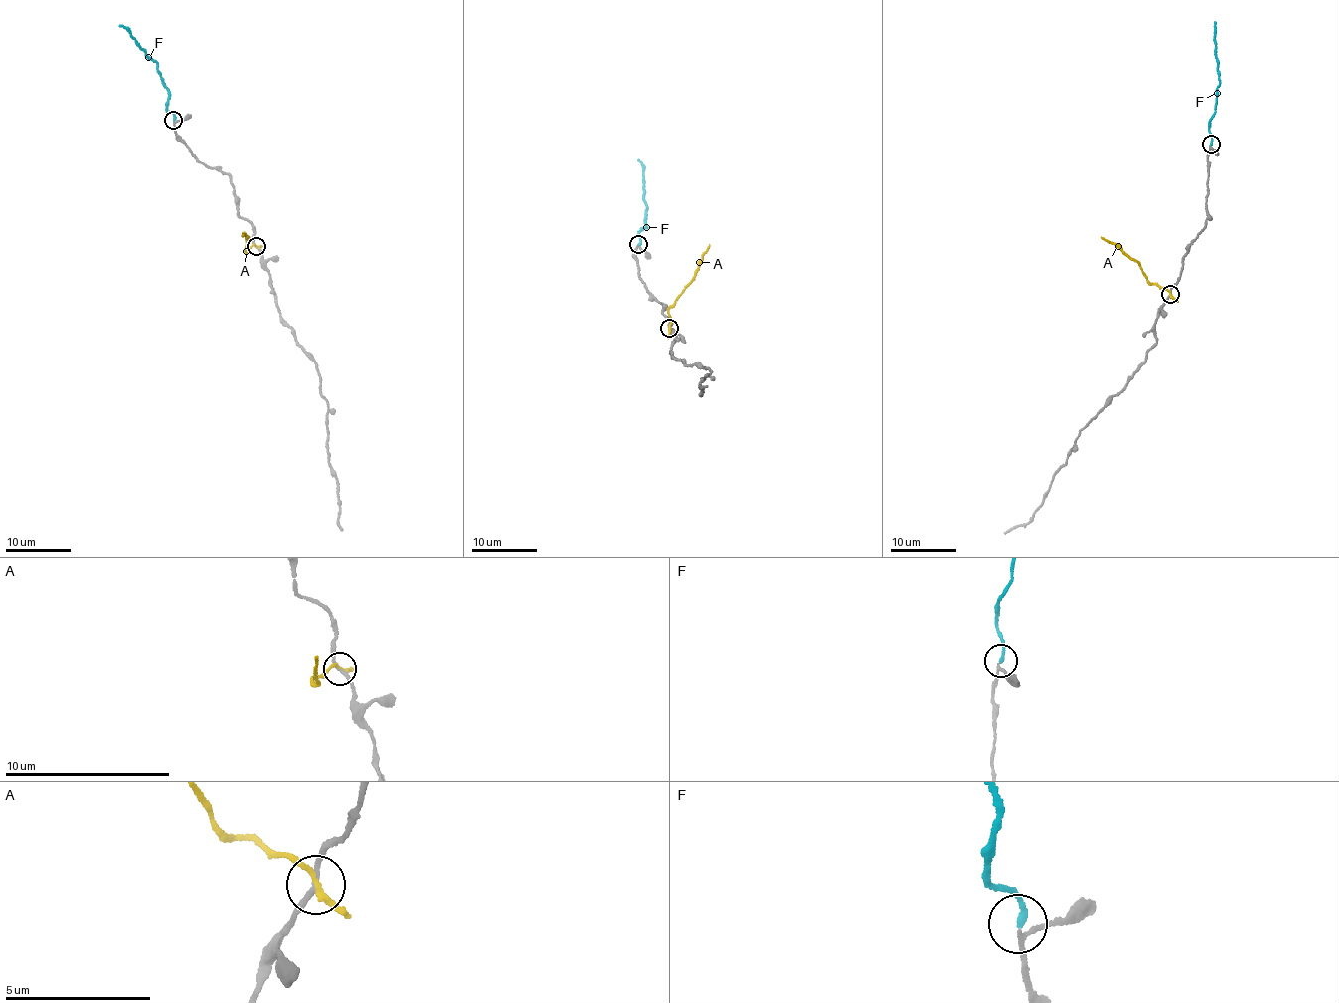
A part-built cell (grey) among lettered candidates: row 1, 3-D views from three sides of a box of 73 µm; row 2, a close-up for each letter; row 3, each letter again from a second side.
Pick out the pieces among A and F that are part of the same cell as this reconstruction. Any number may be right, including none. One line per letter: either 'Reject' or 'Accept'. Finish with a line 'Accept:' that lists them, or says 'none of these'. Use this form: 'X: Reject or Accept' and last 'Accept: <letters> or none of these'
A: Reject
F: Accept
Accept: F

